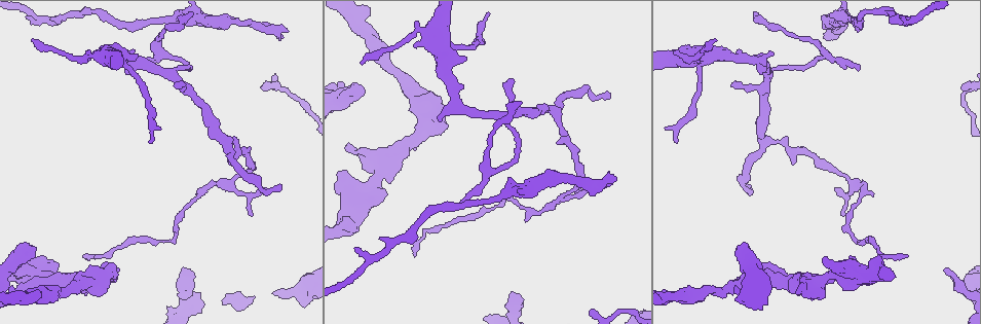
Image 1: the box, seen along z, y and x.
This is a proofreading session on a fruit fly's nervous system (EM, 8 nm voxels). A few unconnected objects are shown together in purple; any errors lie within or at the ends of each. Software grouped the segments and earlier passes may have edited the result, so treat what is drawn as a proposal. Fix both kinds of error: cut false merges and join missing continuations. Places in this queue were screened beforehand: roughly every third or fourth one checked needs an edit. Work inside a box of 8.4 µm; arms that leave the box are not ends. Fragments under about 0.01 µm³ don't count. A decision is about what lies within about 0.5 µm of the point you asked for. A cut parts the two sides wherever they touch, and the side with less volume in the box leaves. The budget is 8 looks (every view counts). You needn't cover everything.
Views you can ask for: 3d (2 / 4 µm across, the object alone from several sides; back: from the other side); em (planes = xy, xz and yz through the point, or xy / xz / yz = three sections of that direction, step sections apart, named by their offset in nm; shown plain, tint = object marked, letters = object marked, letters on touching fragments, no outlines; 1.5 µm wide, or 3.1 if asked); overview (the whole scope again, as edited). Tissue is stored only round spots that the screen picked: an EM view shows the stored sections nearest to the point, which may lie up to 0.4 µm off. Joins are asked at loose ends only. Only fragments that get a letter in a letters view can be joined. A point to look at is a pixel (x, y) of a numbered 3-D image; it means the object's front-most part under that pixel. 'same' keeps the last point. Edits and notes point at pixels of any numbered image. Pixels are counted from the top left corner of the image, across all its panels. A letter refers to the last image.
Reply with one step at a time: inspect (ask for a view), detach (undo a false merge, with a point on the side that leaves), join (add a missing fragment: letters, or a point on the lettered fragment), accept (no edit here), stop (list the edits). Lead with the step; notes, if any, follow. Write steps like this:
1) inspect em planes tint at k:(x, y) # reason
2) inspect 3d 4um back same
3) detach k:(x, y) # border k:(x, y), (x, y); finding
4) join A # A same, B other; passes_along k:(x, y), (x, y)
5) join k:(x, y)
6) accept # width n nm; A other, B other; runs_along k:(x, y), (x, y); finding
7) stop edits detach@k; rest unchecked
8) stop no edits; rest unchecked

inspect em planes letters at 1:(860, 66) # thin end

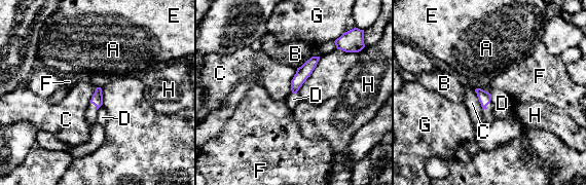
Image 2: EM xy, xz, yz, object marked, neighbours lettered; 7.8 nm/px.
accept # width 100 nm; A other, B other, C other, D other, E other, F other, G other, H other; border 2:(292, 91), (296, 94); no lettered fragment goes on from it

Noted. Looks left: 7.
inspect em planes plain at 1:(943, 269)

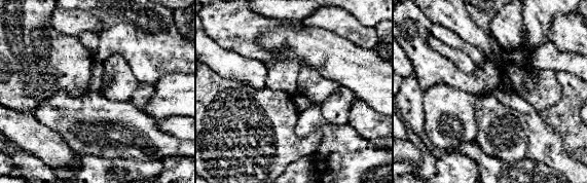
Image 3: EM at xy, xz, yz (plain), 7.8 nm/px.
inspect em planes letters same

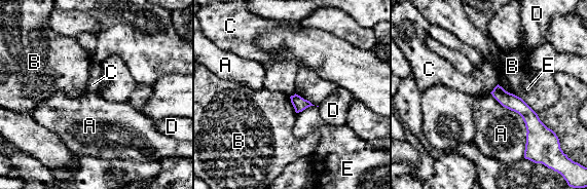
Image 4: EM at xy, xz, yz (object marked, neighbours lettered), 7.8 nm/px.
accept # A other, B other, C other, D other, E other; runs_along 4:(498, 88), (530, 118), (537, 130); none of them fits

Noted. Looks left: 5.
inspect em planes letters at 1:(609, 174) # branch stops here

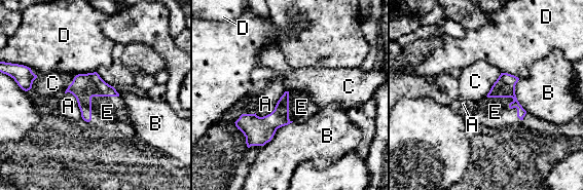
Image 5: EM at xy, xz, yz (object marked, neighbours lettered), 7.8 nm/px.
join E # longest_contact E 340 nm; A other, B other, C other, D other, E same; passes_along 5:(505, 85), (513, 100), (492, 112); it goes on there

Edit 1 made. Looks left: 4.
stop edits join@5; rest unchecked

